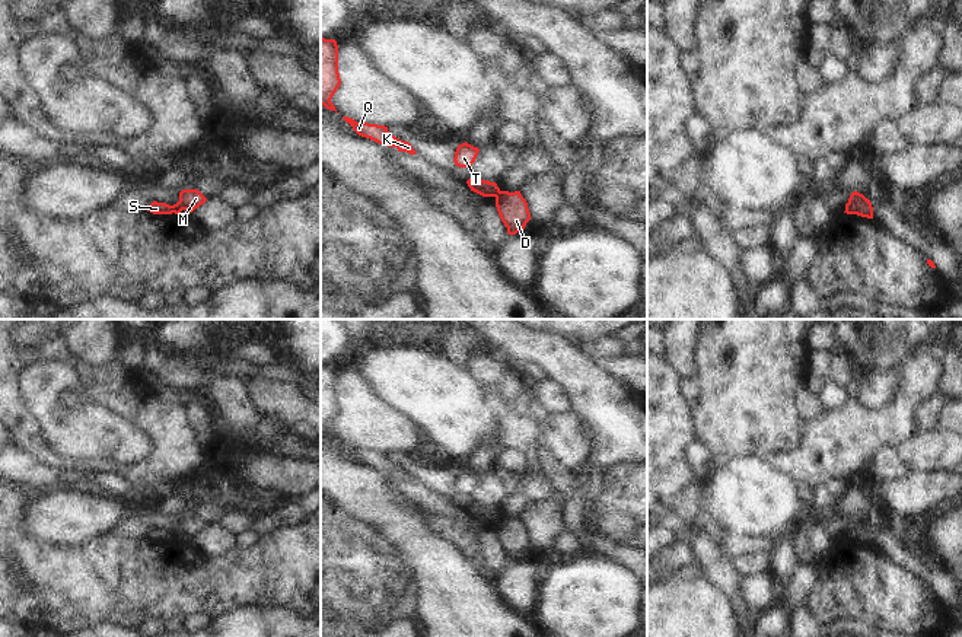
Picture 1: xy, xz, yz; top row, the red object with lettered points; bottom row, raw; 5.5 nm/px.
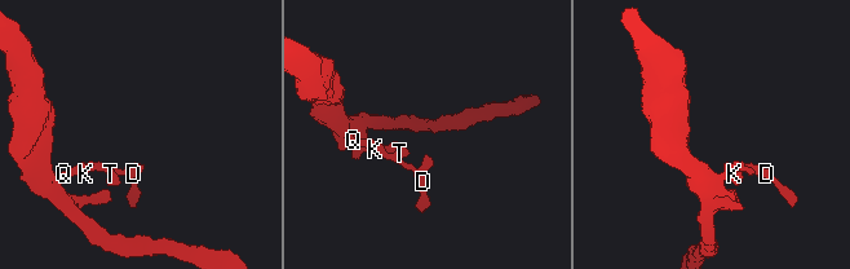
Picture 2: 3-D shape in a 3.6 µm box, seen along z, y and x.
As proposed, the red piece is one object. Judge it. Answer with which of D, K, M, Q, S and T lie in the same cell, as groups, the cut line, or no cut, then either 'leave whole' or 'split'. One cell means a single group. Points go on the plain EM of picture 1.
groups D M / K Q S T; cut xy (171, 532), (174, 538); split

